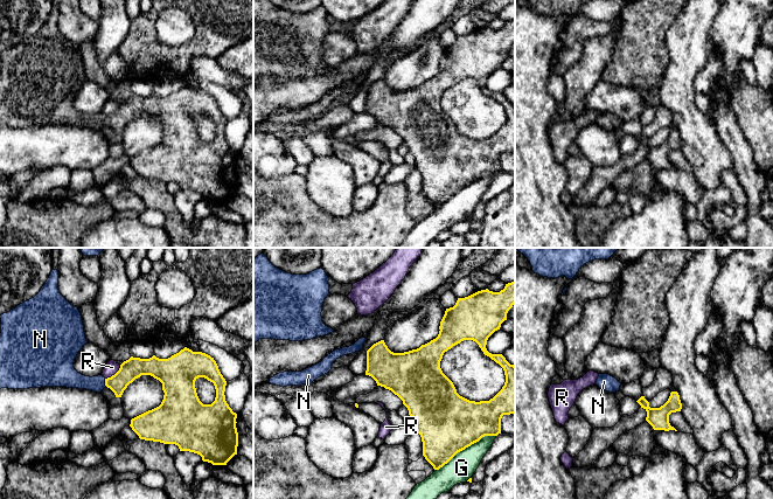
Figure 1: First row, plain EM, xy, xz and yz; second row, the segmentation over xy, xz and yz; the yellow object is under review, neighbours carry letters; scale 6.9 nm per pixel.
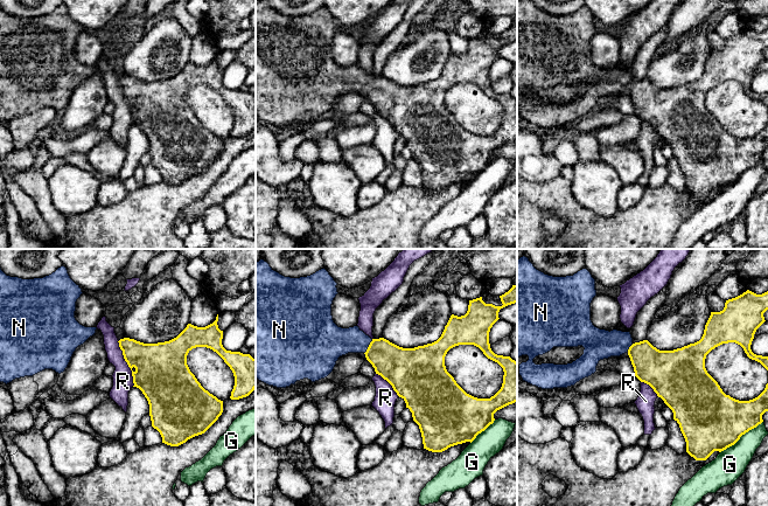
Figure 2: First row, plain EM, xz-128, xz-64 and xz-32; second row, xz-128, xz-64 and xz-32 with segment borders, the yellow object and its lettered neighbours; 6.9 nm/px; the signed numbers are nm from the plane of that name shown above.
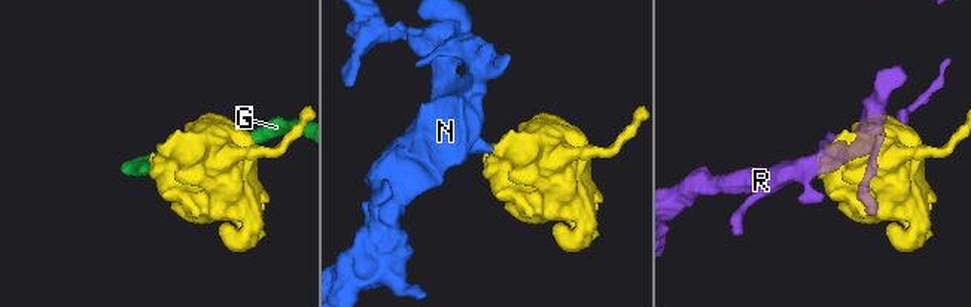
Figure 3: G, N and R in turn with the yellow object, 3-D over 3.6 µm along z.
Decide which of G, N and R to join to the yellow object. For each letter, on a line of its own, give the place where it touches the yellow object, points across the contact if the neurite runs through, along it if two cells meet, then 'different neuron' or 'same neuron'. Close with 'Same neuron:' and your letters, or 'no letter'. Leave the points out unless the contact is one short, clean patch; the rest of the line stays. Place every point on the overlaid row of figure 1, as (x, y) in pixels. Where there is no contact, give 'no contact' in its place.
G: meets yellow in xz at (465, 448); different neuron
N: meets yellow in xy at (105, 382); runs through xy (134, 367), (118, 382), (105, 382), (82, 382), (70, 378); same neuron
R: meets yellow in xy at (115, 374); different neuron
Same neuron: N

